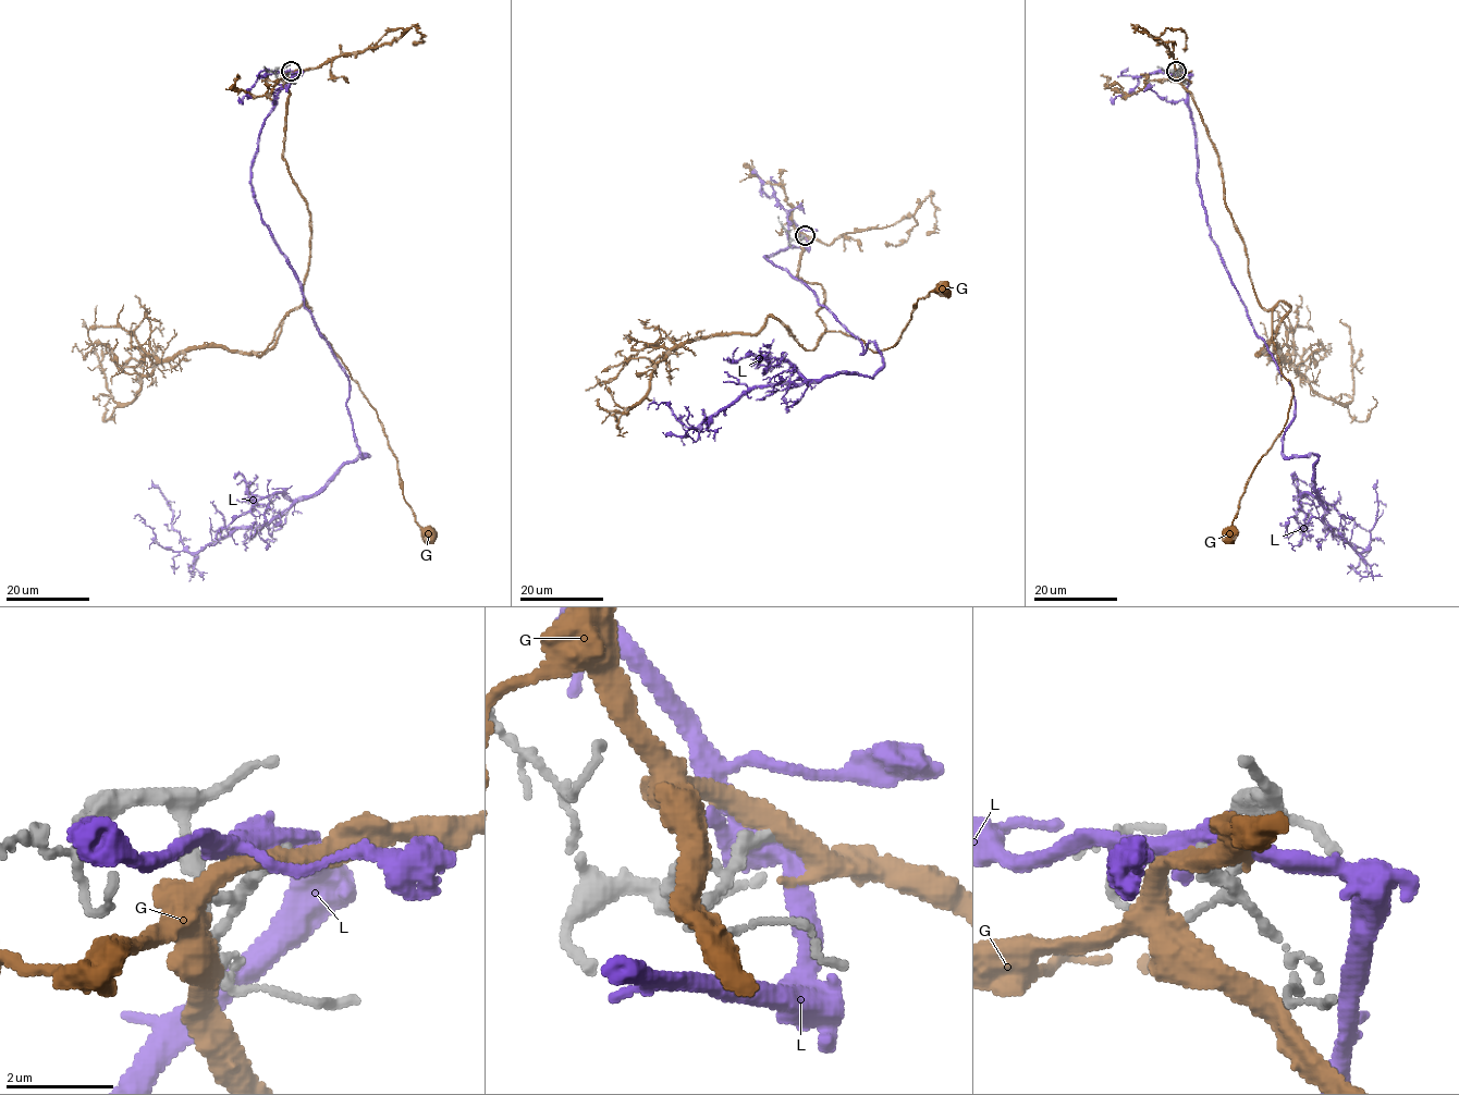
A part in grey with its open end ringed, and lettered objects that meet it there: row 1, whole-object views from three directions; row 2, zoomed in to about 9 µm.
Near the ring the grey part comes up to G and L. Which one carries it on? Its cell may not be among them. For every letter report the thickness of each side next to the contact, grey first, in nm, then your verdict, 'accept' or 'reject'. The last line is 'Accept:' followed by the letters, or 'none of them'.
G: calibres 260 and 300 nm; reject
L: calibres 260 and 400 nm; reject
Accept: none of them

